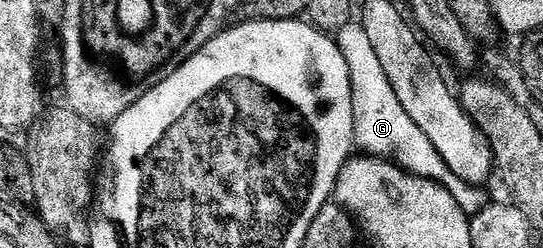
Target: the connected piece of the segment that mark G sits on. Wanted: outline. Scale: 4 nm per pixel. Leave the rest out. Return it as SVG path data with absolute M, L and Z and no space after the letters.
M352 22L344 26L335 34L335 39L343 58L347 62L347 70L351 78L351 102L353 103L353 139L356 147L368 157L376 157L388 160L397 167L409 172L412 176L419 176L422 180L436 180L441 187L446 188L455 199L457 204L464 210L466 216L472 218L477 212L483 210L487 205L485 198L485 188L464 183L459 177L451 174L449 168L439 158L435 146L431 146L431 138L411 122L407 110L403 110L403 105L399 103L399 98L395 95L395 90L391 90L391 82L387 82L387 74L383 74L383 65L367 38L367 30L361 28L360 23Z

